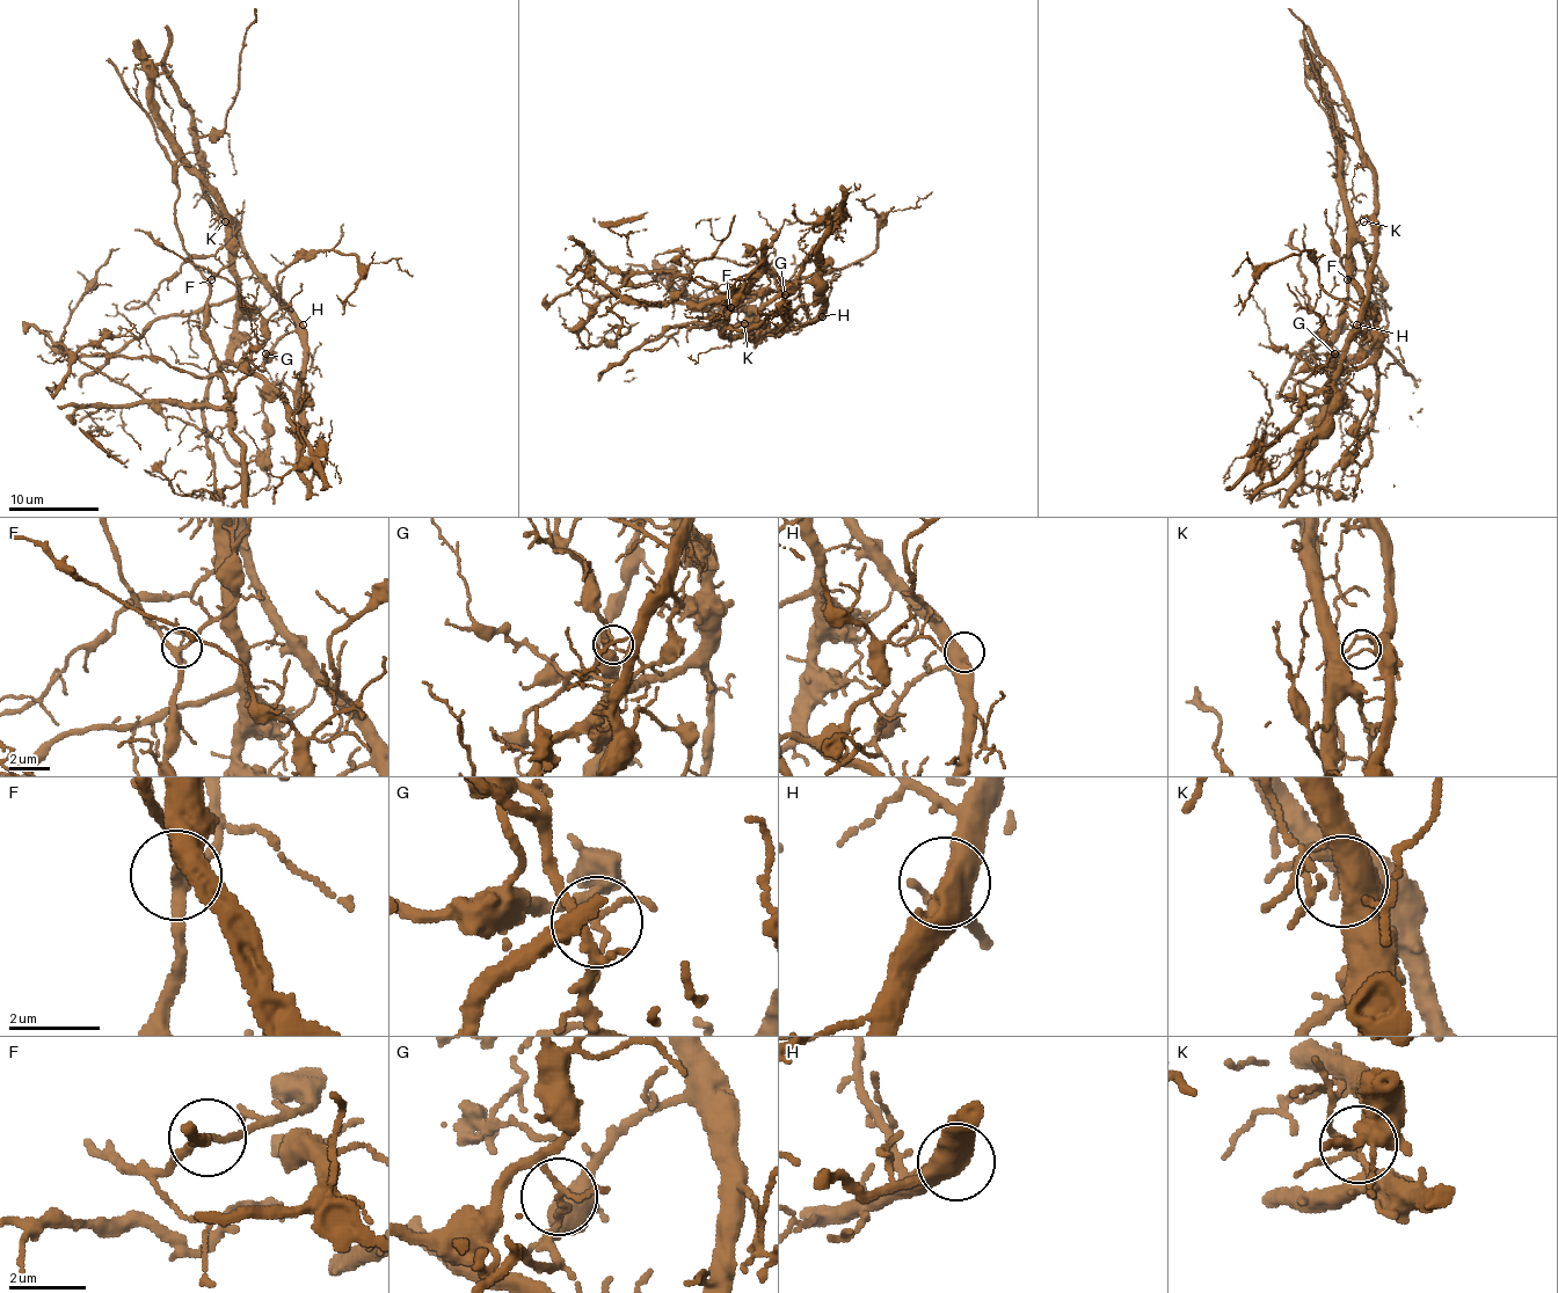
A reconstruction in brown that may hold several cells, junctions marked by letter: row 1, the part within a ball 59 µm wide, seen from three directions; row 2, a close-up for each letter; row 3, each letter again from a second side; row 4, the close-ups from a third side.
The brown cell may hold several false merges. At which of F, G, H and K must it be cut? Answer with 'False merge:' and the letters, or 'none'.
False merge: G, K

